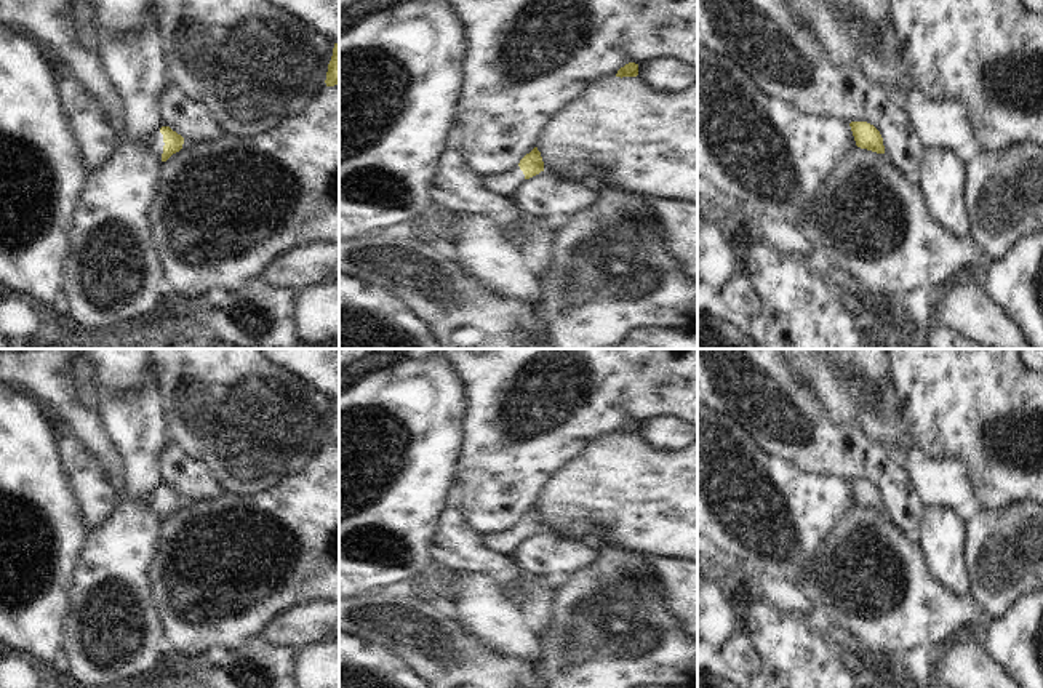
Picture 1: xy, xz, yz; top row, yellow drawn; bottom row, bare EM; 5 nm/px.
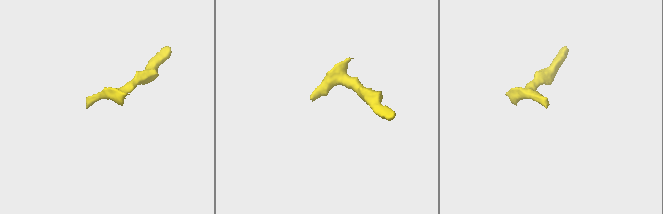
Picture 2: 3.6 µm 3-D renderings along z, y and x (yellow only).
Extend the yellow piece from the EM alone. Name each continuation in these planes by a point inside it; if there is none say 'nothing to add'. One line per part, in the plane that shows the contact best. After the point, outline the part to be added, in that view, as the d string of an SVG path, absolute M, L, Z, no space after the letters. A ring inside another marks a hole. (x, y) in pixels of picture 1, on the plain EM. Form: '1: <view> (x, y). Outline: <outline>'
1: xy (155, 503). Outline: M155 490L149 501L149 507L154 510L158 520L162 520L163 504L165 504L163 493L160 490Z

